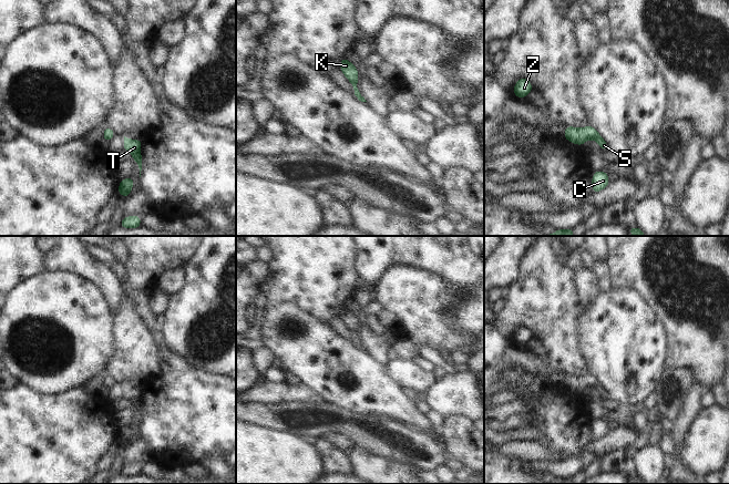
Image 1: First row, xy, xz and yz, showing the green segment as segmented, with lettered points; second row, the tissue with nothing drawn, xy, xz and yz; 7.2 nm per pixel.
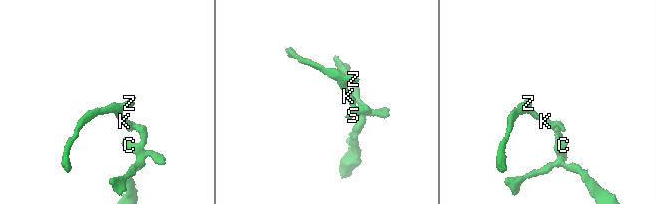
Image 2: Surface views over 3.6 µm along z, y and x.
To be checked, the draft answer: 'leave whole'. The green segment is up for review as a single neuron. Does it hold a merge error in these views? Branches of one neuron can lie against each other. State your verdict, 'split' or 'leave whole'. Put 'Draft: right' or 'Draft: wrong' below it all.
leave whole
Draft: right

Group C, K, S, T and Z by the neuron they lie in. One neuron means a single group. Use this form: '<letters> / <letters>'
C K S T Z

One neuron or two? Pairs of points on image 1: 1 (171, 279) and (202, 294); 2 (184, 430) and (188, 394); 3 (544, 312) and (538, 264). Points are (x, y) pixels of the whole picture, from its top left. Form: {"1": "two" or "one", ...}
{"1": "two", "2": "one", "3": "one"}

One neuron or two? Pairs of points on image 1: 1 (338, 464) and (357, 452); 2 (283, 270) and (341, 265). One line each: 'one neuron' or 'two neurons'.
1: two neurons
2: one neuron

